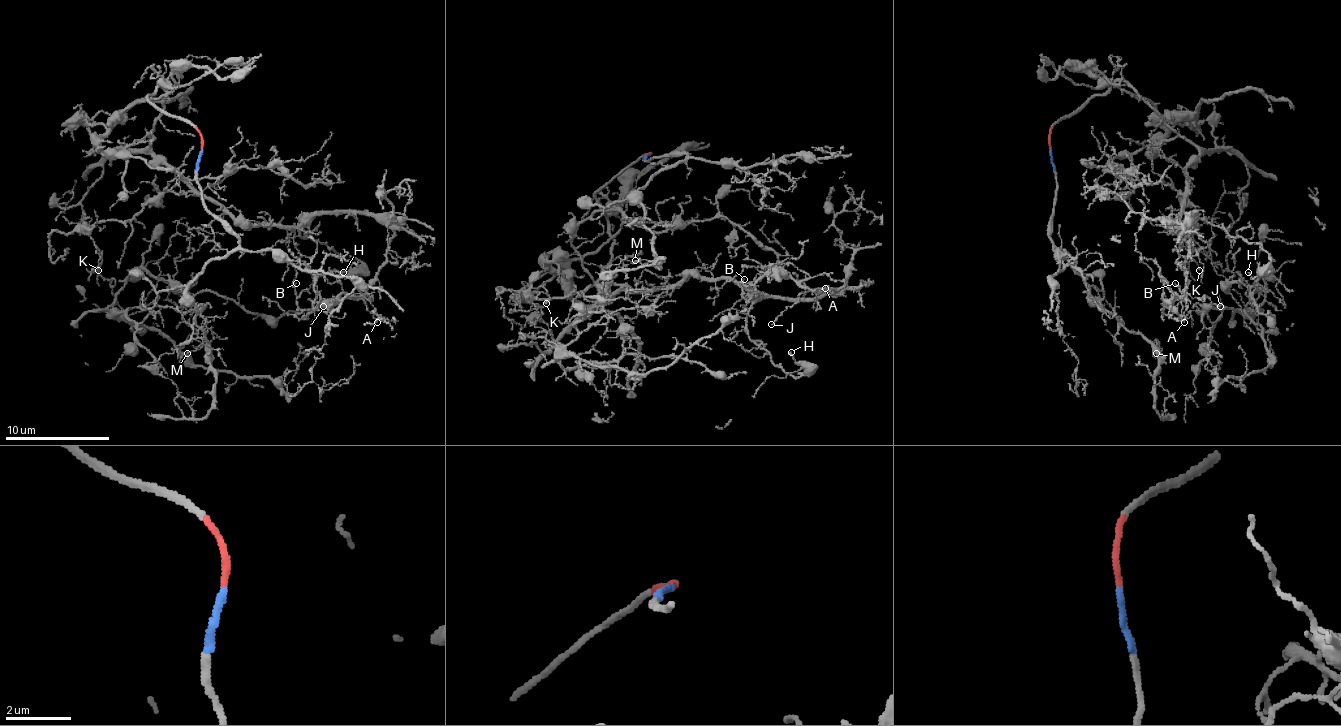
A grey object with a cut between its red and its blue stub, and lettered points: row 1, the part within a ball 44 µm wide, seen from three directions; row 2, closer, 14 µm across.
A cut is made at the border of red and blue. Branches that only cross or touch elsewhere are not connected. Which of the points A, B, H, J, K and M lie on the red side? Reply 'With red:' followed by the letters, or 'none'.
With red: A, B, H, J, K

